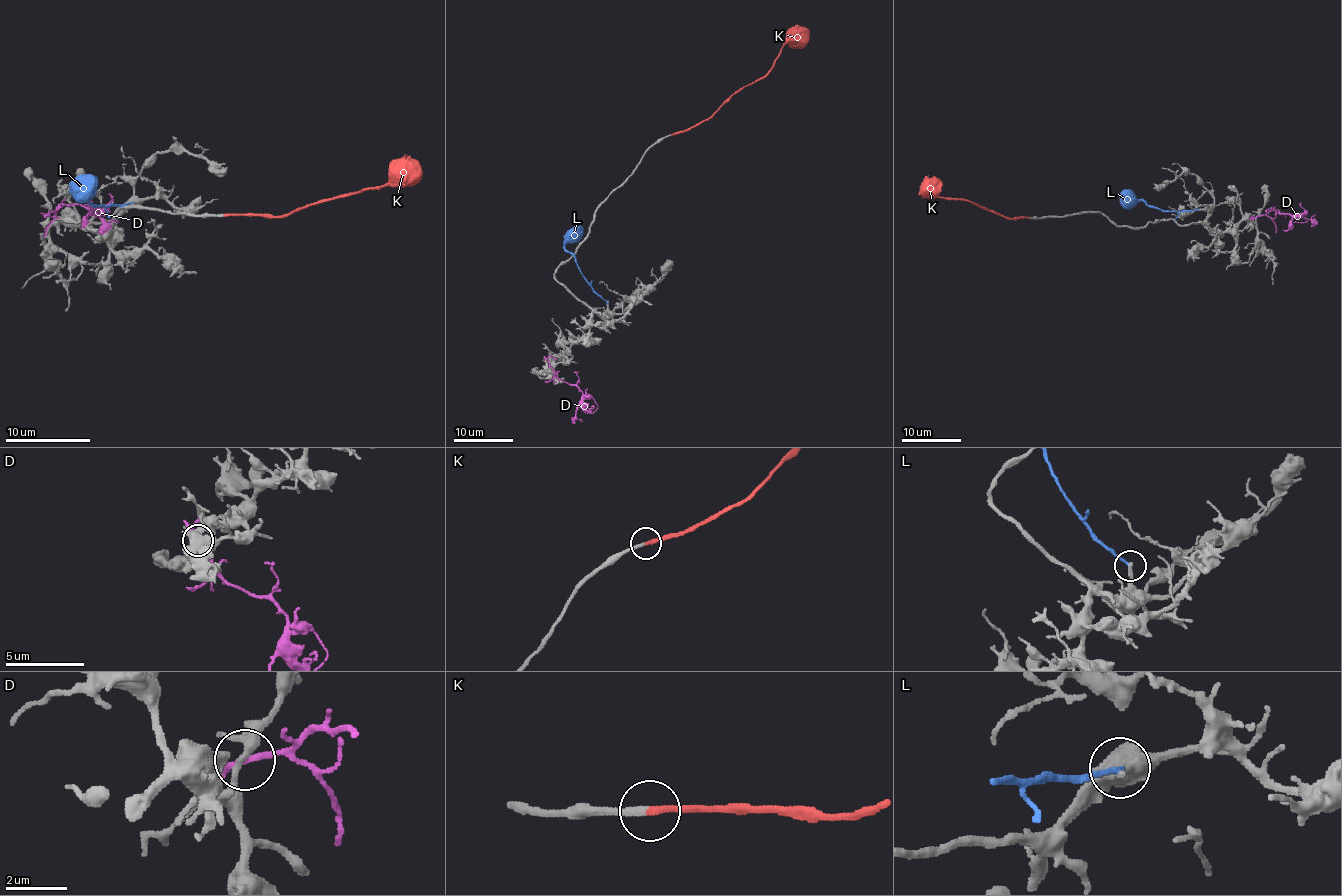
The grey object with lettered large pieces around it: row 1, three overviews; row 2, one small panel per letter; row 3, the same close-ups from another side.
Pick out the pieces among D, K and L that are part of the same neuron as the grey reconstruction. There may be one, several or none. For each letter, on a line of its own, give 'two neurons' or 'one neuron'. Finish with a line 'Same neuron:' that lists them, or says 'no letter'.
D: two neurons
K: one neuron
L: two neurons
Same neuron: K

